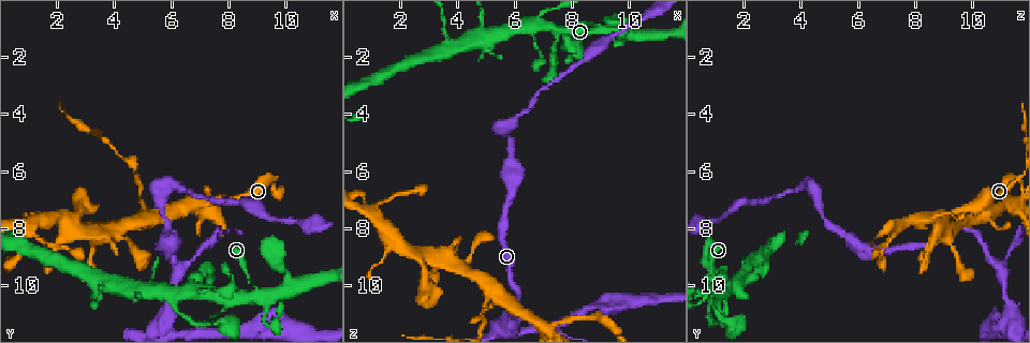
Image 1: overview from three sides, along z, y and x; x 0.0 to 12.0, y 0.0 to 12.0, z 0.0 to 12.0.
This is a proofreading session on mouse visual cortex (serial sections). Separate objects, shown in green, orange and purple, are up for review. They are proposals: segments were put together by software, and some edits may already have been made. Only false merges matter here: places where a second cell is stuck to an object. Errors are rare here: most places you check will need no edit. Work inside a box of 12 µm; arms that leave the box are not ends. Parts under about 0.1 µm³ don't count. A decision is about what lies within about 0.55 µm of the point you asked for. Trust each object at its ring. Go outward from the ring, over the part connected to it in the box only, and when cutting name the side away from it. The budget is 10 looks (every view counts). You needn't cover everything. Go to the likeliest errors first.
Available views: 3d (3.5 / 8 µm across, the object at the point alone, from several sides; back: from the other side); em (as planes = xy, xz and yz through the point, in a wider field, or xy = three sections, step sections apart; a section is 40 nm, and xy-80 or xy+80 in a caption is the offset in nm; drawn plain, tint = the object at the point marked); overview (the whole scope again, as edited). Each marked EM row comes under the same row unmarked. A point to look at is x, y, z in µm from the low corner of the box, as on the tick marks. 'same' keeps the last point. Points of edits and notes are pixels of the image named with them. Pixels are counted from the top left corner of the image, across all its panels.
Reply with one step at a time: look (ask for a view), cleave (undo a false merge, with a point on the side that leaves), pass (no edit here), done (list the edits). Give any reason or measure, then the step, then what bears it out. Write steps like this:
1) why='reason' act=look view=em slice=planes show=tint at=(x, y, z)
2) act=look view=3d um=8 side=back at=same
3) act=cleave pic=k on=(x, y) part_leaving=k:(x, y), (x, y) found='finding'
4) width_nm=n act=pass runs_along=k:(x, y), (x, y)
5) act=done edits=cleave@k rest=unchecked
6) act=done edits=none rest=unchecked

why='small branch off a trunk' act=look view=3d um=8 at=(5.4, 7.6, 10.3)

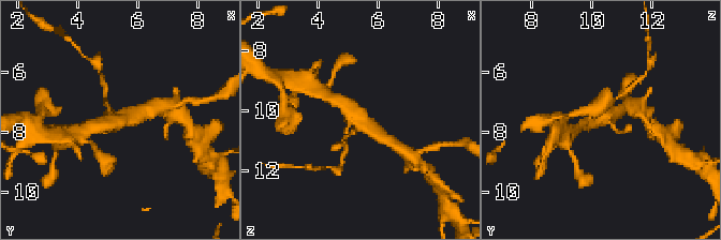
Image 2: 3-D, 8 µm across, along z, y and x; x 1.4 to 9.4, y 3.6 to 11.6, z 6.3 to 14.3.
why='zoom in' act=look view=3d um=3.5 at=(5.6, 7.6, 10.3)

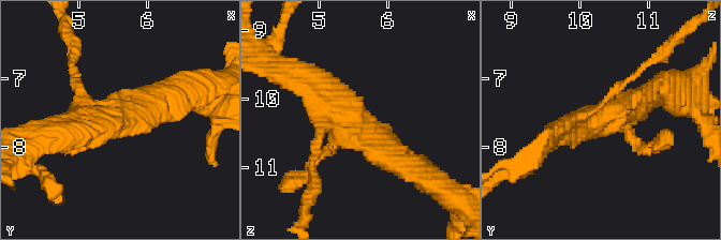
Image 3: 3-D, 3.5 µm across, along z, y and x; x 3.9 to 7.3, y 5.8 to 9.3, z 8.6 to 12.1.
why='shape alone is not enough' act=look view=em slice=planes show=tint at=(5.50, 7.65, 10.30)

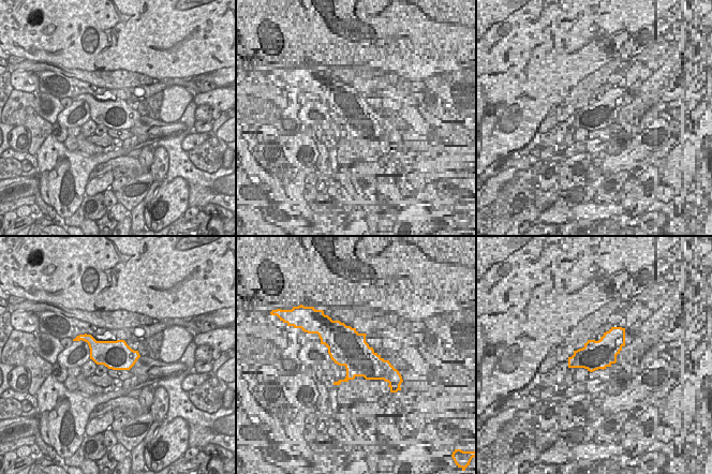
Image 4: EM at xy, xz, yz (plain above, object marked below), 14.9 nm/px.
act=pass runs_along=3:(406, 166), (304, 73) found='one cell here'

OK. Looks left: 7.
why='sharp bend' act=look view=3d um=3.5 at=(9.0, 10.2, 1.0)

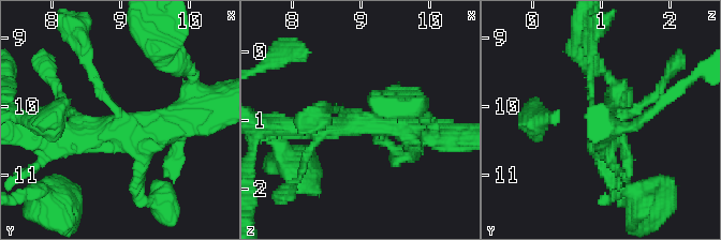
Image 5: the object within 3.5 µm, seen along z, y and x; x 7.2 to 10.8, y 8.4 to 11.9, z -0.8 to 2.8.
act=pass runs_along=5:(87, 63), (120, 120), (47, 136) found='one cell here'

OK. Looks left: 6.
why='thin arm on a thick one' act=look view=3d um=3.5 side=back at=(6.4, 10.2, 1.0)

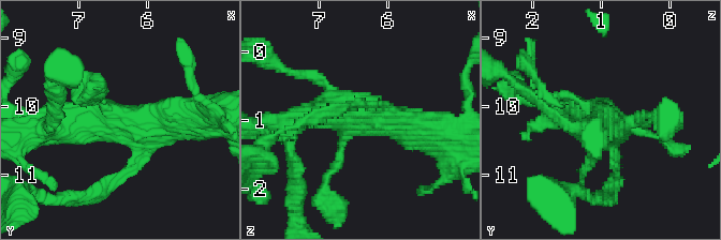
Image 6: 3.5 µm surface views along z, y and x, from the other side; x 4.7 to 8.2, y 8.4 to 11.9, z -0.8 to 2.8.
why='now the EM' act=look view=em slice=xy step=3 show=tint at=(6.40, 10.20, 0.95)

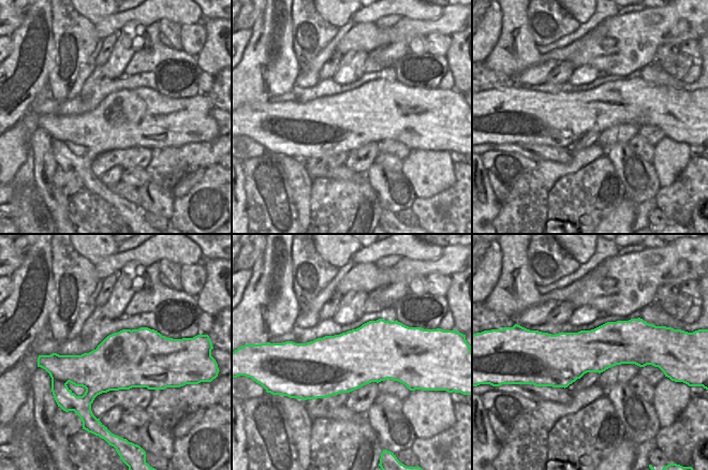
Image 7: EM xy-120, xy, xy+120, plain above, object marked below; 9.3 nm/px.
act=pass runs_along=6:(49, 126), (70, 120), (189, 116) found='one cell here'

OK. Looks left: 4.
act=look view=3d um=3.5 side=back at=(2.9, 8.2, 8.9)

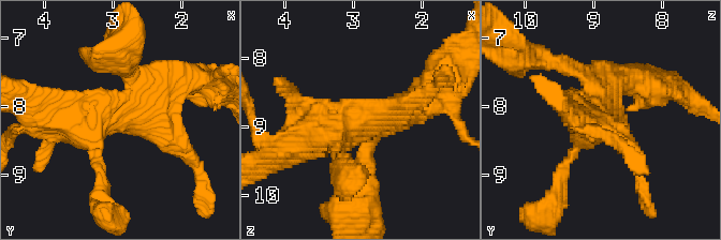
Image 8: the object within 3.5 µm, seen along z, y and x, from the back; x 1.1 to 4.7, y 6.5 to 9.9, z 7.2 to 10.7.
why='shape alone is not enough' act=look view=em slice=xy step=2 show=tint at=(2.85, 8.15, 8.95)

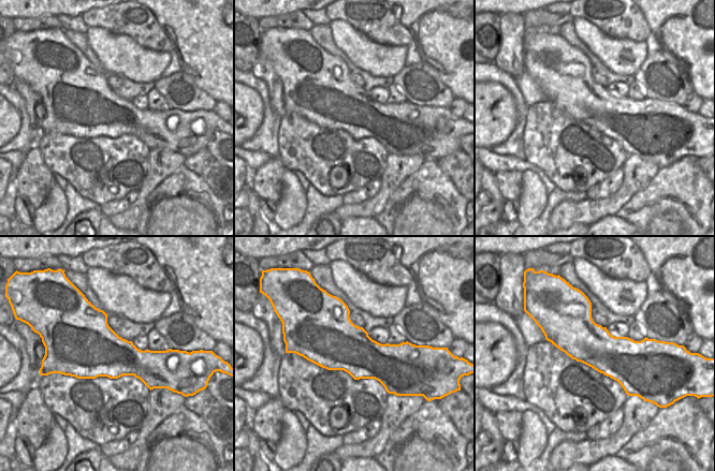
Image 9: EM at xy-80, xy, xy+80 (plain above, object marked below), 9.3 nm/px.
act=look view=em slice=planes show=tint at=same

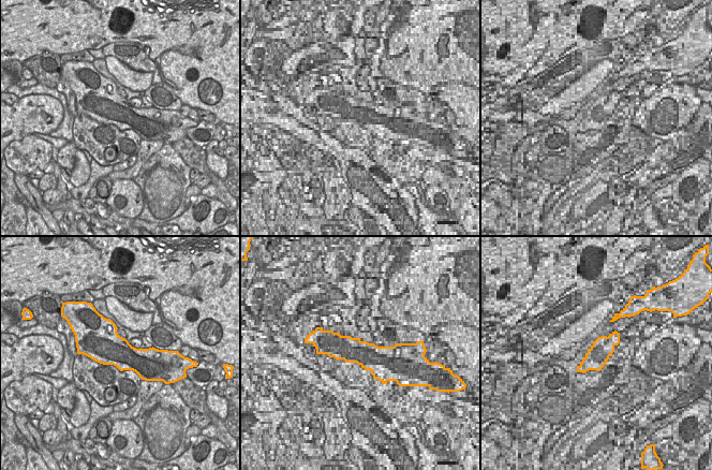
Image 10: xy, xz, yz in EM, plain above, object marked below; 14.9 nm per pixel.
act=pass found='one cell here'

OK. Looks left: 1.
act=done edits=none rest=unchecked

